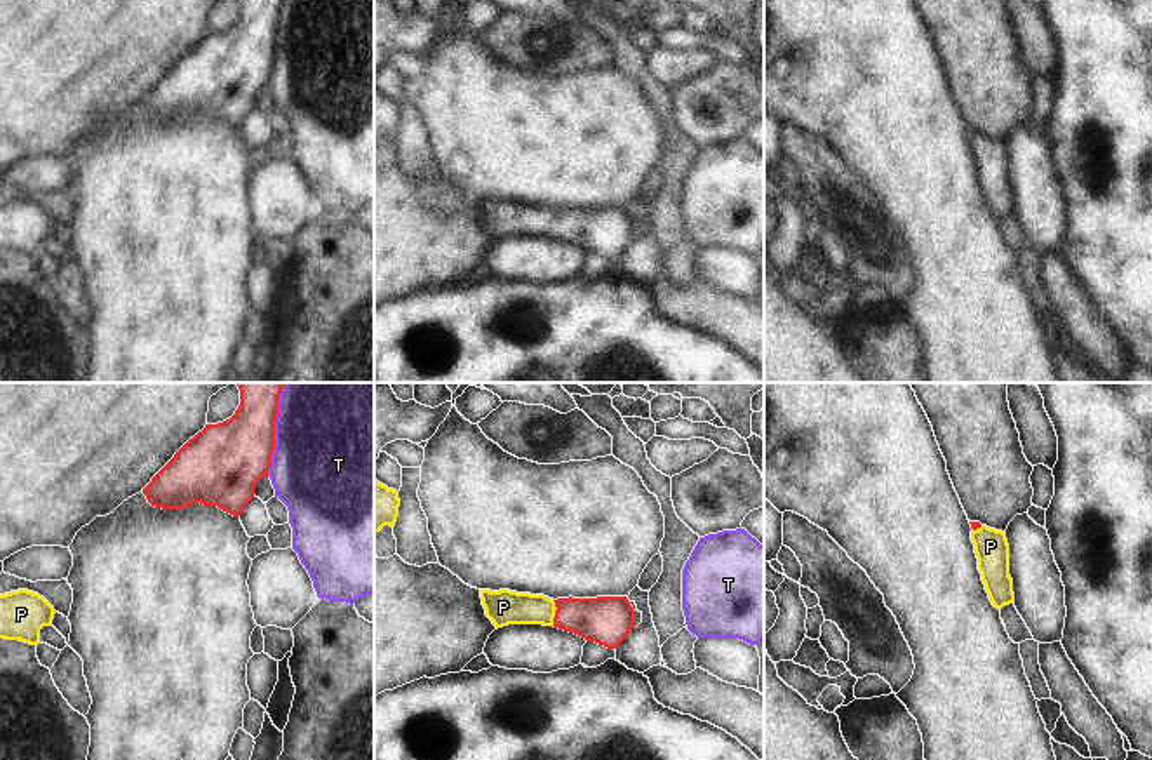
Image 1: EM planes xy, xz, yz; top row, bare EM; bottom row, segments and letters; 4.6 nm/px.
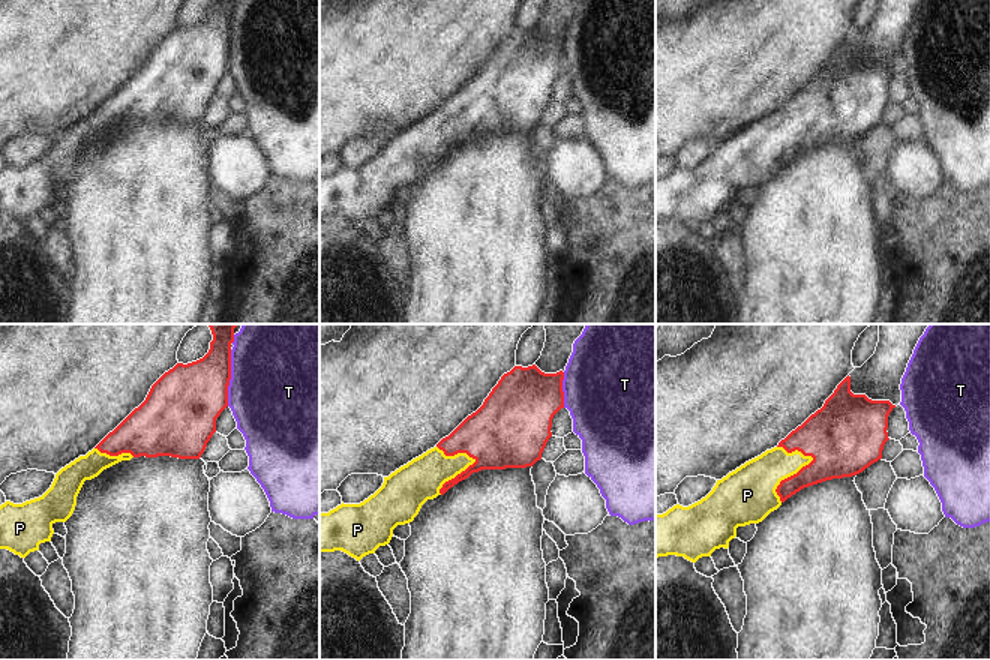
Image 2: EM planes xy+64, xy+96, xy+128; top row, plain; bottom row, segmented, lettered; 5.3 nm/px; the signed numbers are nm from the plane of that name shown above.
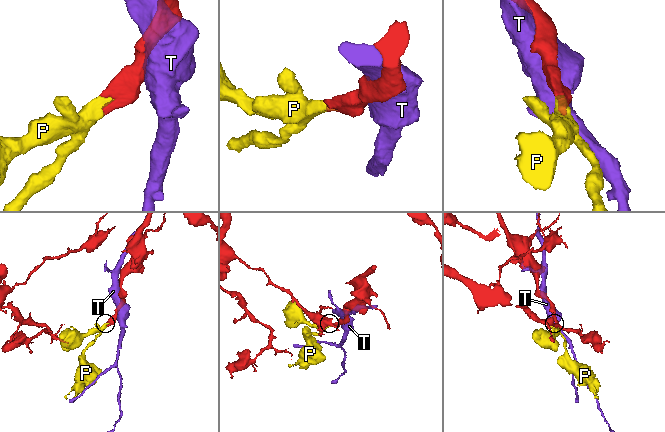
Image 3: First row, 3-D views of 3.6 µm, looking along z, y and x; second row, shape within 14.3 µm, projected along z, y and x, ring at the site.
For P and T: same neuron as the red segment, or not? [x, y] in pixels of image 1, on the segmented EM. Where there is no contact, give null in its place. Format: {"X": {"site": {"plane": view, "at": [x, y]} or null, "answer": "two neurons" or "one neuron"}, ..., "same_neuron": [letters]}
{"P": {"site": {"plane": "xz", "at": [555, 613]}, "answer": "one neuron"}, "T": {"site": {"plane": "xy", "at": [274, 430]}, "answer": "two neurons"}, "same_neuron": ["P"]}

